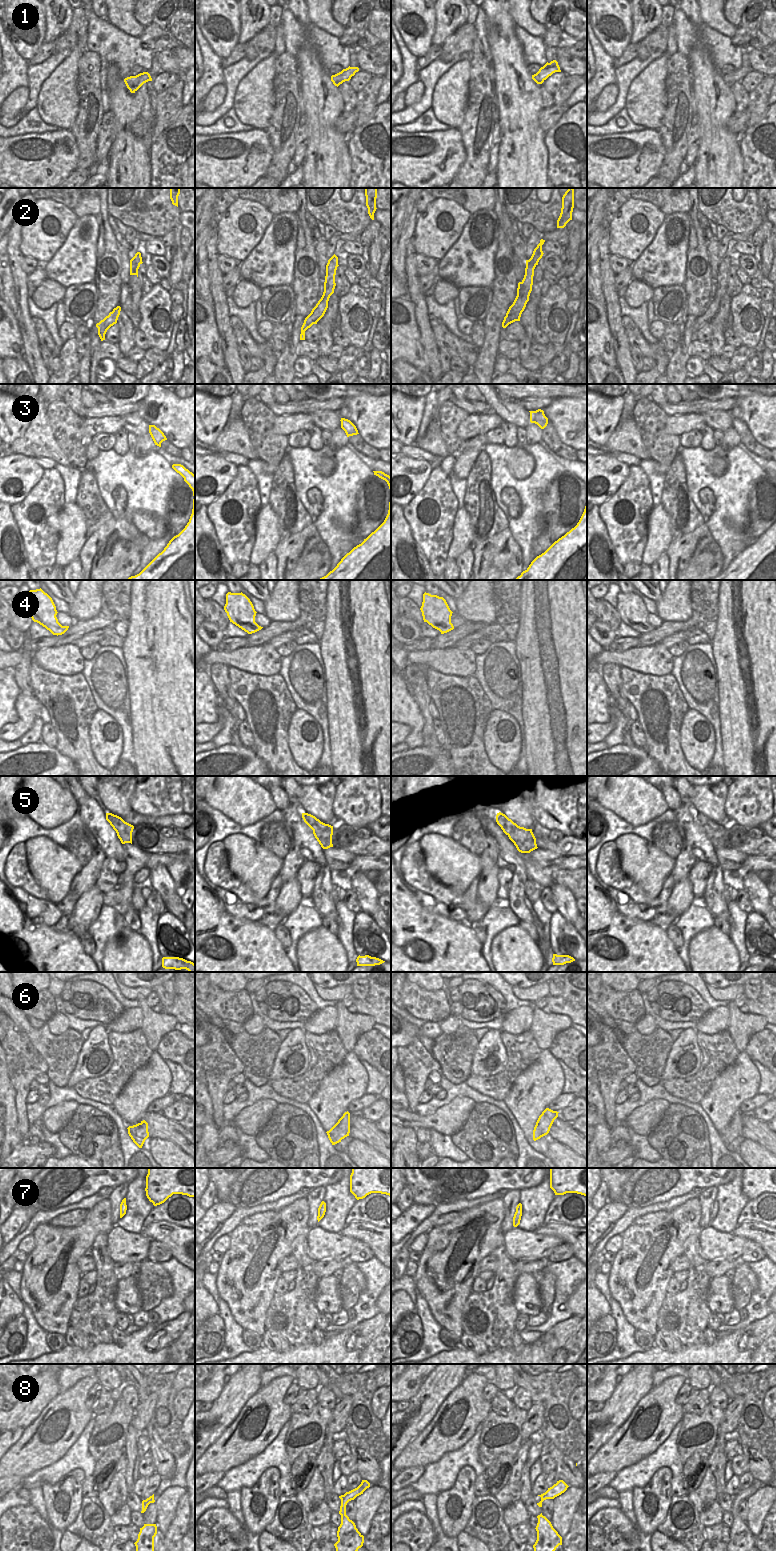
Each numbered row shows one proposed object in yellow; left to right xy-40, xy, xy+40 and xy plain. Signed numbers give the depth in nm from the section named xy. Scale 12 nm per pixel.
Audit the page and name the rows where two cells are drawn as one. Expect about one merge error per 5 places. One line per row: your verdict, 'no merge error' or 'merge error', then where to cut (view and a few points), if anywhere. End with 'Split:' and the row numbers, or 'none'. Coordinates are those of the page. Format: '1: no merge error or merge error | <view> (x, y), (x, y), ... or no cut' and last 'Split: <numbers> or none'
1: no merge error | no cut
2: merge error | xy+40 (517, 288), (520, 294), (528, 296)
3: no merge error | no cut
4: no merge error | no cut
5: merge error | xy-40 (128, 823), (122, 829), (116, 831)
6: no merge error | no cut
7: no merge error | no cut
8: no merge error | no cut
Split: 2, 5

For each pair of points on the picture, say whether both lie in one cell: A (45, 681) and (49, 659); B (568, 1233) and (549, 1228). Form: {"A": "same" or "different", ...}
{"A": "different", "B": "same"}

